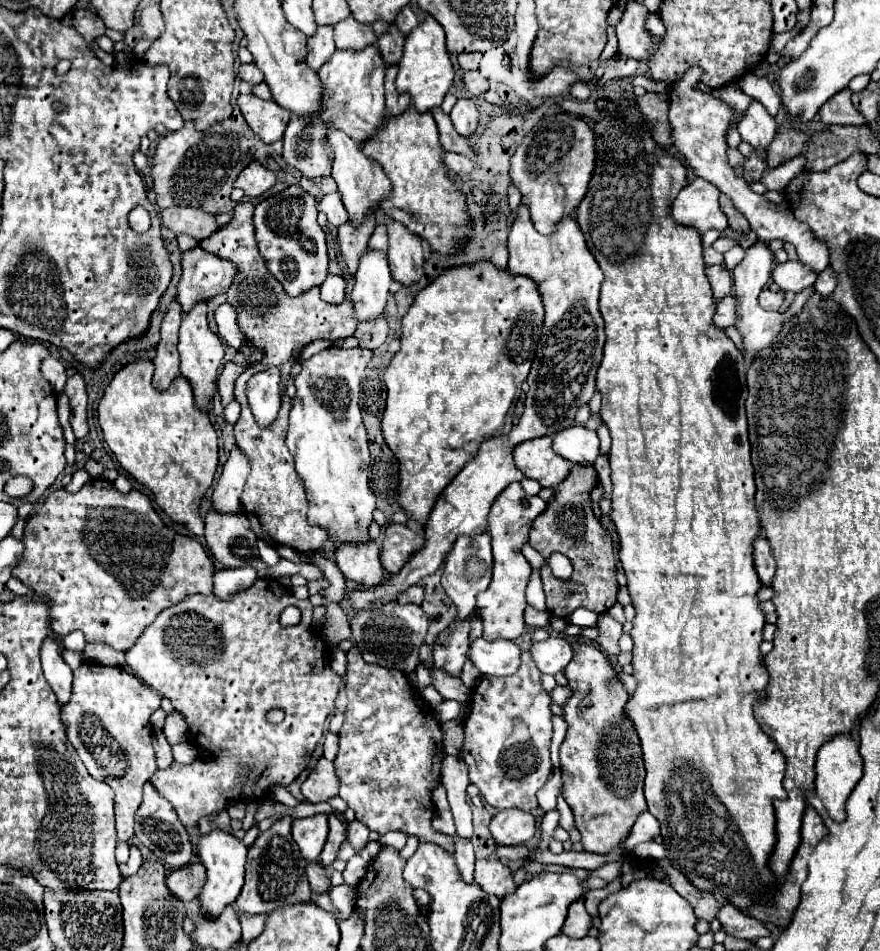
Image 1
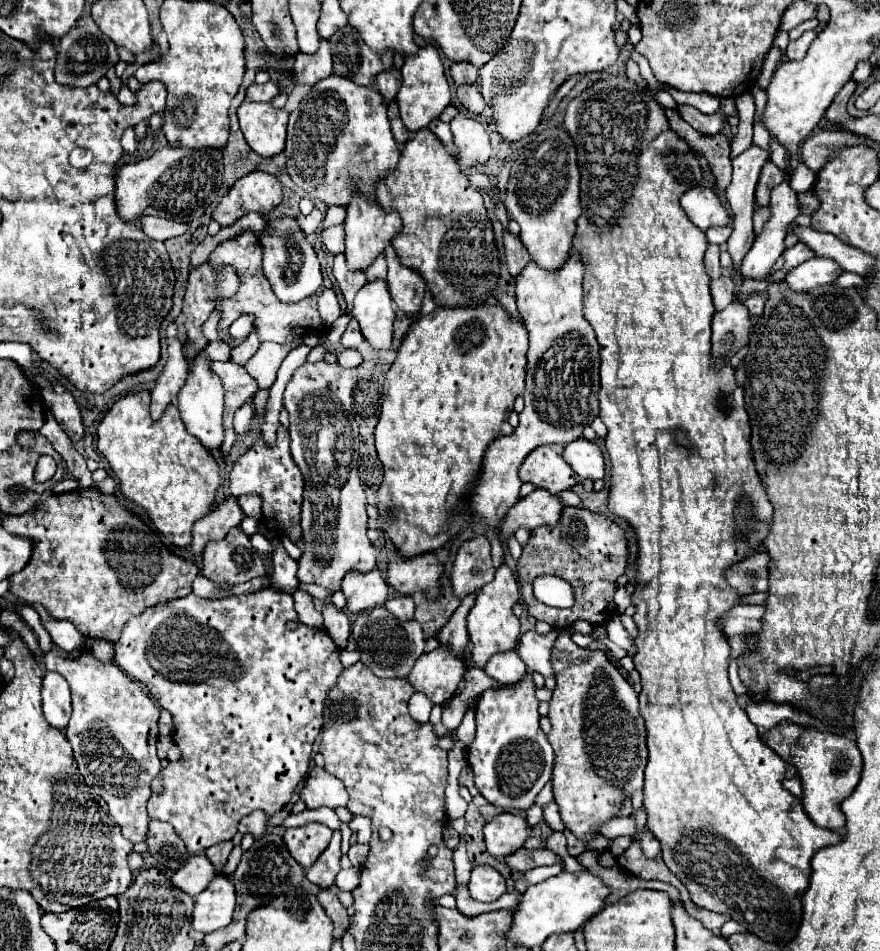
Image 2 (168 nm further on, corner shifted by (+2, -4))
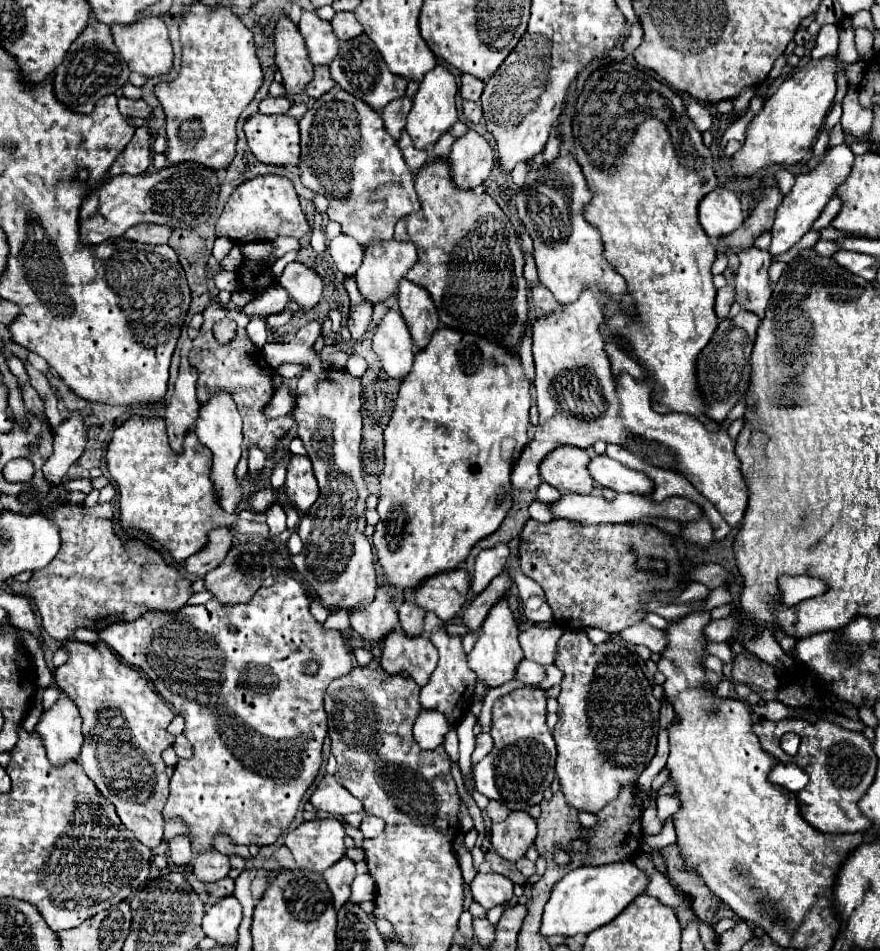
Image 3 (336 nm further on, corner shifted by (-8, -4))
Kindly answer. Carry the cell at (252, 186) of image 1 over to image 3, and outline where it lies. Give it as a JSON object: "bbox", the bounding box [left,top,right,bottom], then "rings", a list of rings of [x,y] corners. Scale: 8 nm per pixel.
{"bbox":[217,175,309,243],"rings":[[[259,175],[241,183],[225,203],[217,221],[217,237],[231,237],[237,243],[271,241],[277,235],[291,235],[301,239],[309,231],[309,223],[299,207],[299,197],[293,183],[281,175]]]}

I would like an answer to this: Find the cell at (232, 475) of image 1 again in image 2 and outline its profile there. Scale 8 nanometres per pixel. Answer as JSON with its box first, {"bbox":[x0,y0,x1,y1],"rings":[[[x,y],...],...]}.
{"bbox":[189,499,245,555],"rings":[[[225,499],[225,503],[221,503],[217,509],[213,509],[209,515],[193,525],[193,541],[189,545],[191,553],[201,555],[209,541],[221,541],[231,527],[237,527],[241,523],[243,517],[245,515],[237,505],[237,499]]]}

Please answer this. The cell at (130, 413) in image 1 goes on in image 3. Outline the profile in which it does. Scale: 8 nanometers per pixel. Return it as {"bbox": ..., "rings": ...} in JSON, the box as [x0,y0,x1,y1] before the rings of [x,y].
{"bbox":[105,415,270,561],"rings":[[[133,415],[113,431],[105,459],[119,489],[119,519],[123,527],[143,529],[165,545],[175,561],[185,561],[203,549],[207,543],[207,531],[215,527],[233,527],[241,533],[260,533],[270,537],[266,523],[229,515],[219,507],[211,481],[211,451],[199,443],[195,431],[185,433],[183,453],[173,453],[161,417]]]}

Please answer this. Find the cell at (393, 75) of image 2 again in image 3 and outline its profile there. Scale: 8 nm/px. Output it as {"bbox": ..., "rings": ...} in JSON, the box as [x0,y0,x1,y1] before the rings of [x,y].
{"bbox":[383,95,411,139],"rings":[[[403,95],[399,101],[391,101],[387,105],[387,109],[383,109],[383,121],[385,121],[391,137],[399,139],[399,133],[405,127],[409,109],[411,109],[411,99],[407,95]]]}

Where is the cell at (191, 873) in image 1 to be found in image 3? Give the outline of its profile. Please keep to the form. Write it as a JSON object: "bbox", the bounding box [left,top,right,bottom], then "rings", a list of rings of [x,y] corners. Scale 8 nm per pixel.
{"bbox":[193,851,229,883],"rings":[[[219,851],[201,853],[193,863],[193,875],[203,883],[215,883],[229,875],[229,857]]]}

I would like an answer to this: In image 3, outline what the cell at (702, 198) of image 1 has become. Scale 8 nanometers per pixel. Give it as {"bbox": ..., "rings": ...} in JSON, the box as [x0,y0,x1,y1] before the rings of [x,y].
{"bbox":[699,187,743,237],"rings":[[[725,187],[713,189],[699,203],[699,223],[709,237],[733,233],[743,225],[743,219],[739,197]]]}

